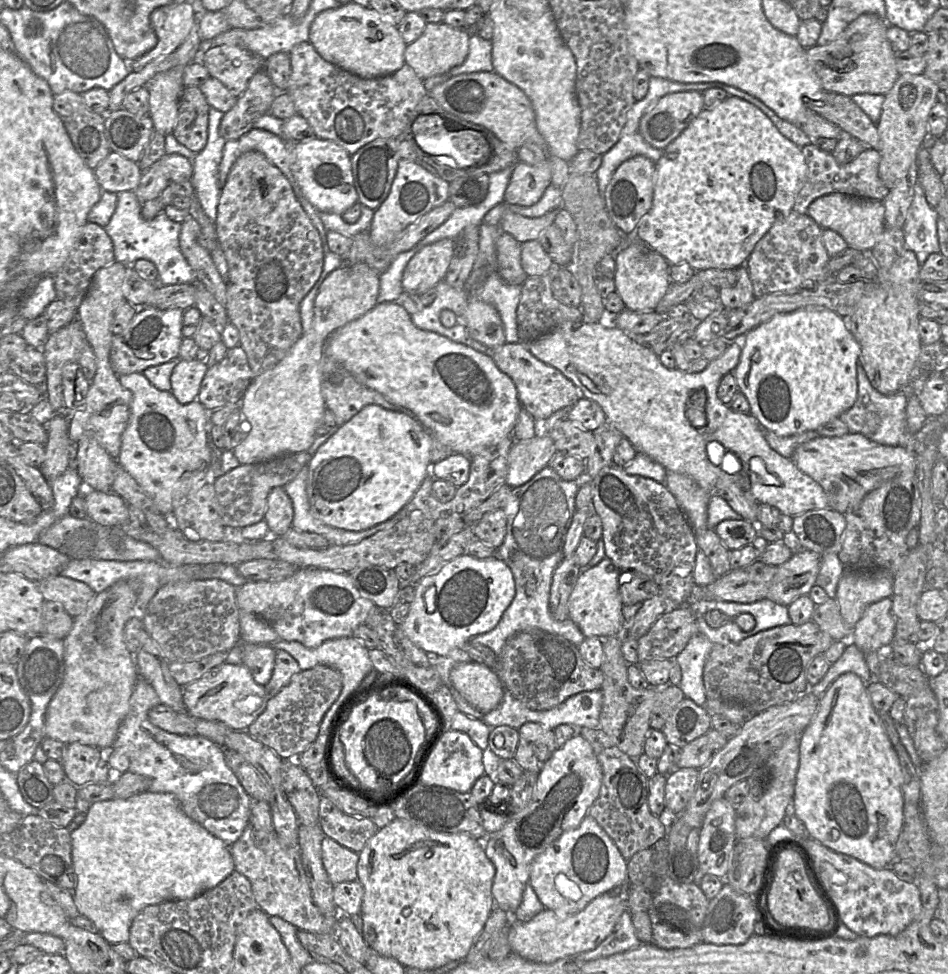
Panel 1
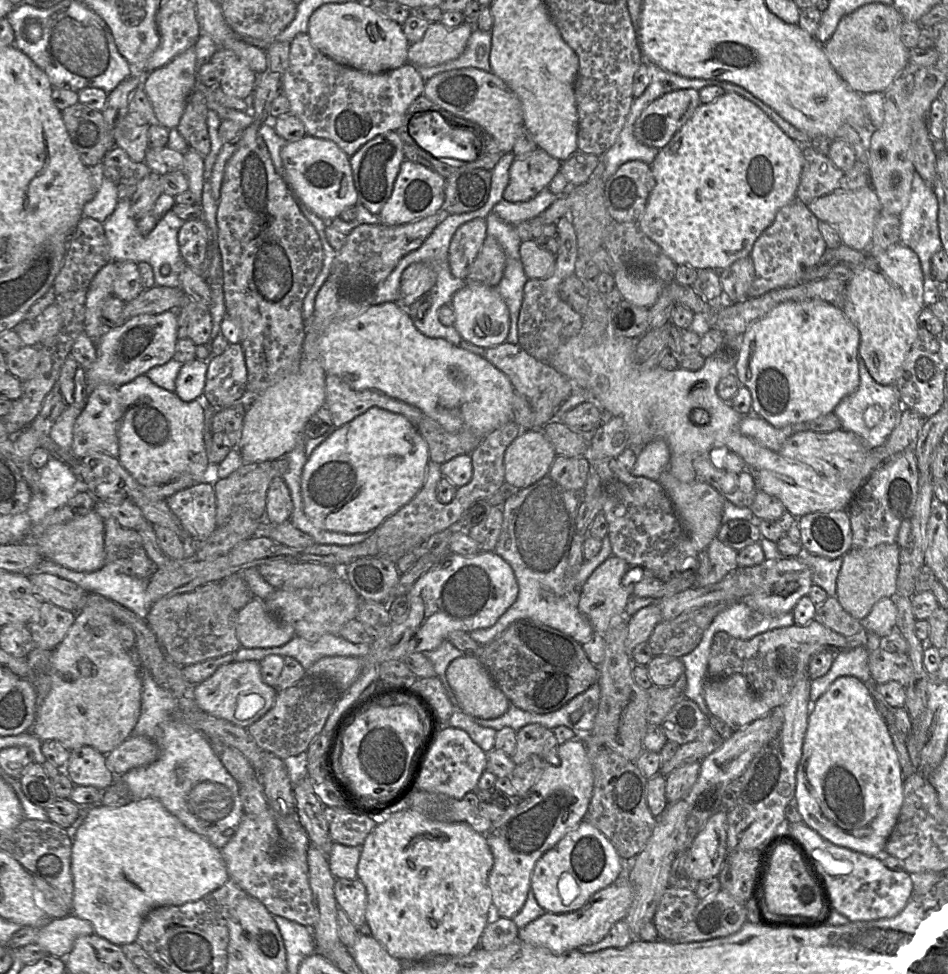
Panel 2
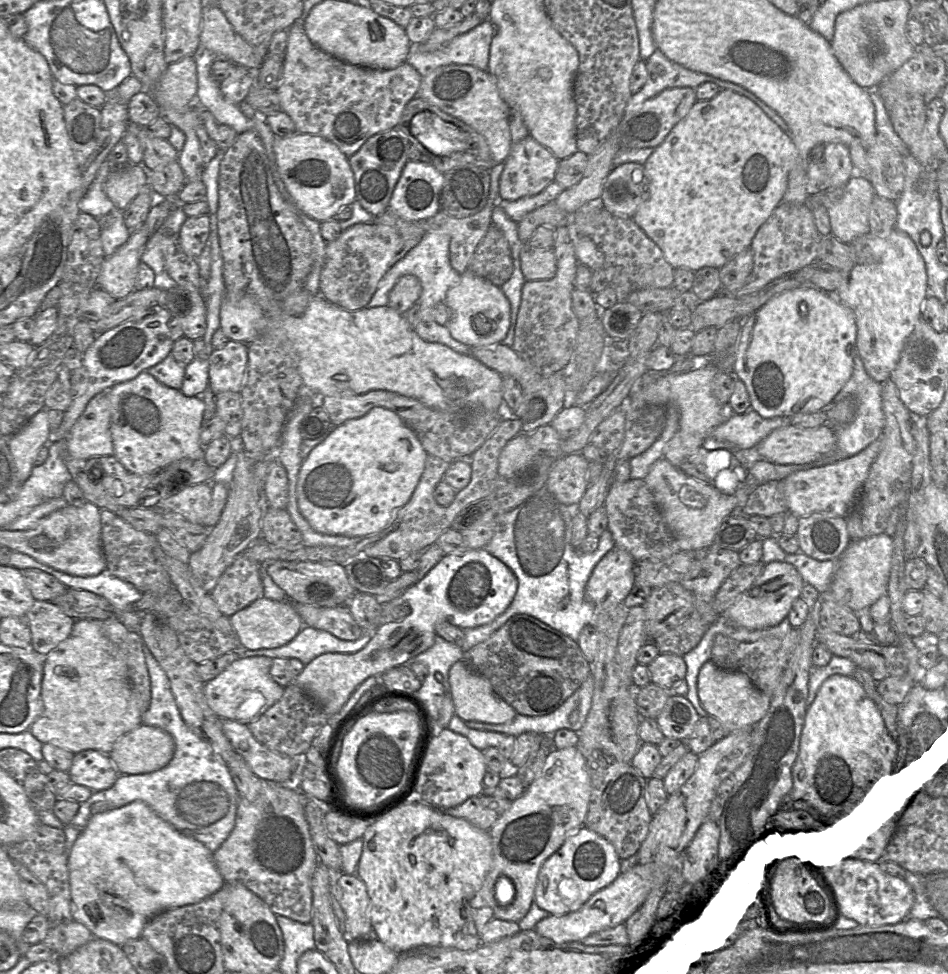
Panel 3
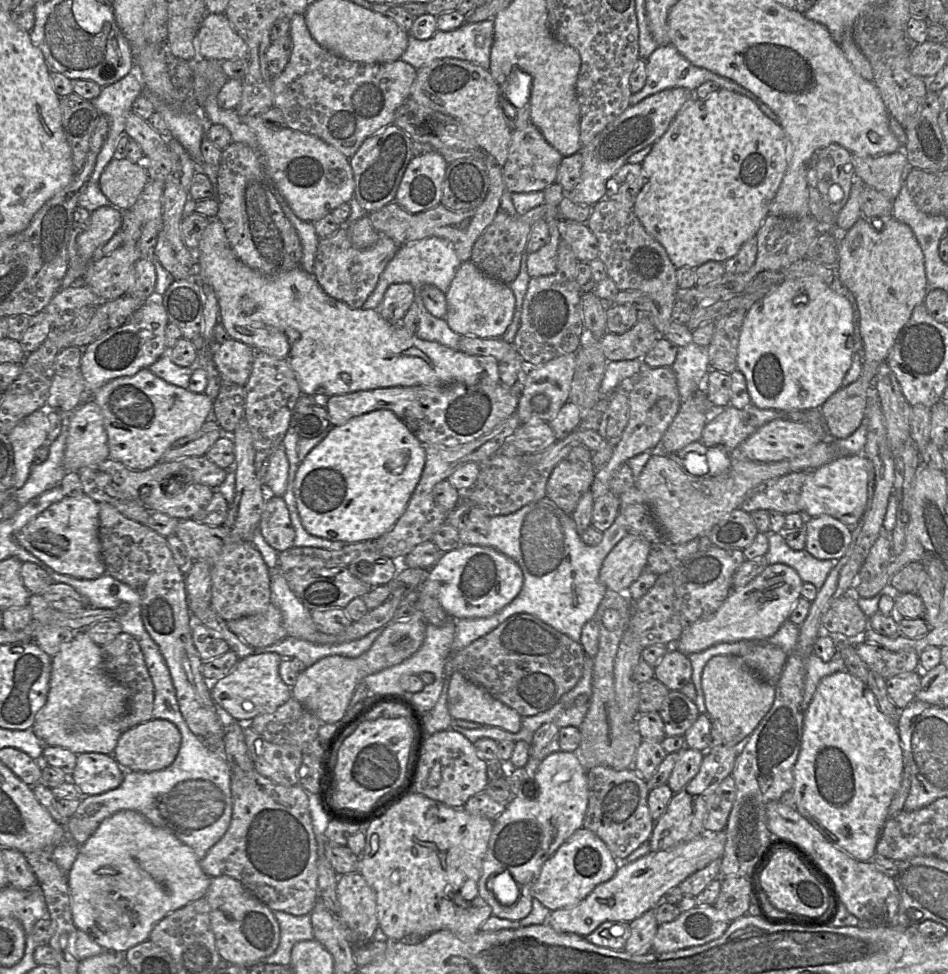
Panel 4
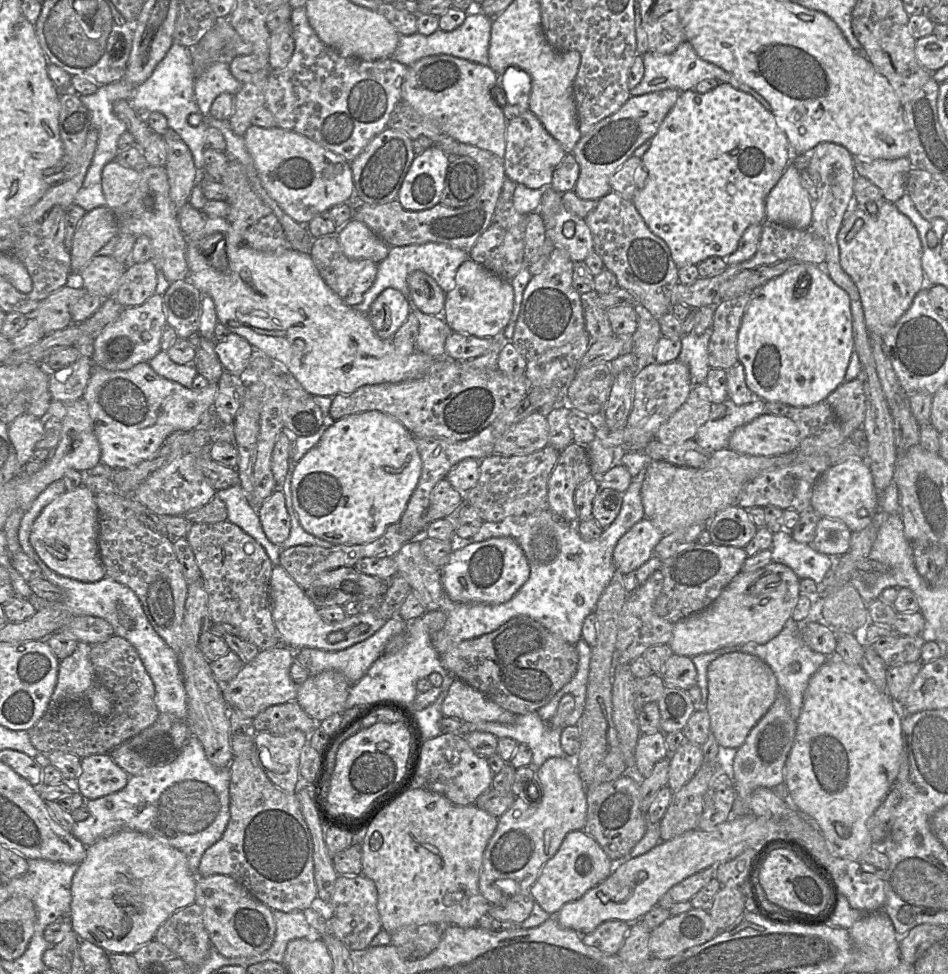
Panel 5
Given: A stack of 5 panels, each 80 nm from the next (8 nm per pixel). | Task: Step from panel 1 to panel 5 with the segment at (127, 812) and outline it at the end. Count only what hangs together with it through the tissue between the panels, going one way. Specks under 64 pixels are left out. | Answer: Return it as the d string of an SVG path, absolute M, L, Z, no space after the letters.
M136 831L116 832L88 846L84 859L78 864L71 884L72 929L80 940L87 940L107 953L133 954L153 940L159 926L172 913L195 903L196 879L180 850Z

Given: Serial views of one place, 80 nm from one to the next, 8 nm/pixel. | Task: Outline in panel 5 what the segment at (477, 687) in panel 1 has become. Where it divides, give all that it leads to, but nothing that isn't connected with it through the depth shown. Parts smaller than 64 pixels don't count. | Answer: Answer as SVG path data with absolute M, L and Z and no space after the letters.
M462 680L451 683L441 707L442 715L466 722L513 724L515 714L503 709Z

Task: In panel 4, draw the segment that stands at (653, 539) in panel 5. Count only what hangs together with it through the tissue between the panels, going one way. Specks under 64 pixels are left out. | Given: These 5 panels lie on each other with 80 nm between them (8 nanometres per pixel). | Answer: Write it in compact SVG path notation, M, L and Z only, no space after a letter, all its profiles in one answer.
M627 534L610 551L599 578L607 590L625 593L646 569L651 543L643 536Z

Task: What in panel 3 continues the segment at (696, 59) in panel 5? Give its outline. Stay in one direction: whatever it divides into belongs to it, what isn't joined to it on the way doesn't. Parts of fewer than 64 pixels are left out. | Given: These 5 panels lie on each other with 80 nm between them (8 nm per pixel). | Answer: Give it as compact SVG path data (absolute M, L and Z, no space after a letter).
M656 49L656 51L646 60L646 69L647 69L647 81L641 90L631 96L629 99L626 108L625 114L629 114L638 110L642 104L655 96L657 96L660 92L665 89L675 88L675 87L690 87L696 89L702 83L711 82L718 85L721 90L722 89L730 89L736 93L746 96L750 100L754 101L763 112L774 121L786 134L790 136L790 130L788 125L784 122L784 120L775 112L772 108L766 105L762 100L760 100L753 93L745 89L744 87L737 85L735 83L724 81L718 79L714 76L703 74L695 71L691 71L671 60L669 60L660 50Z

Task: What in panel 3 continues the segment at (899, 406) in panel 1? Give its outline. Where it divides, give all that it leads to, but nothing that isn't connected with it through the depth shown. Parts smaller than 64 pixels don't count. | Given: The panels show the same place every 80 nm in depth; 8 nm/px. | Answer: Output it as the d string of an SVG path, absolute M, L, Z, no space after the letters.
M857 345L853 373L832 403L837 403L850 396L853 396L858 403L856 416L850 424L833 426L831 428L836 432L837 437L834 451L829 454L829 456L823 456L816 462L804 466L820 467L854 456L866 449L883 433L885 427L885 416L882 408L882 384L873 380L866 372L863 361L857 352Z

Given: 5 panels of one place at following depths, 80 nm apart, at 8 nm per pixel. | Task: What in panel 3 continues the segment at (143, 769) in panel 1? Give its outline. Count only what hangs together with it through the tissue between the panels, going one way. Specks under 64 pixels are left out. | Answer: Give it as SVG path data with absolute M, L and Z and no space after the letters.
M145 644L144 653L150 677L151 701L142 715L142 723L161 728L173 737L175 743L173 758L167 766L151 773L119 774L112 787L93 792L88 800L80 804L77 814L69 825L78 828L81 833L92 816L91 806L99 801L107 803L112 807L109 809L111 810L140 800L179 832L201 842L214 853L234 828L240 796L227 764L183 721L171 691L170 681Z

